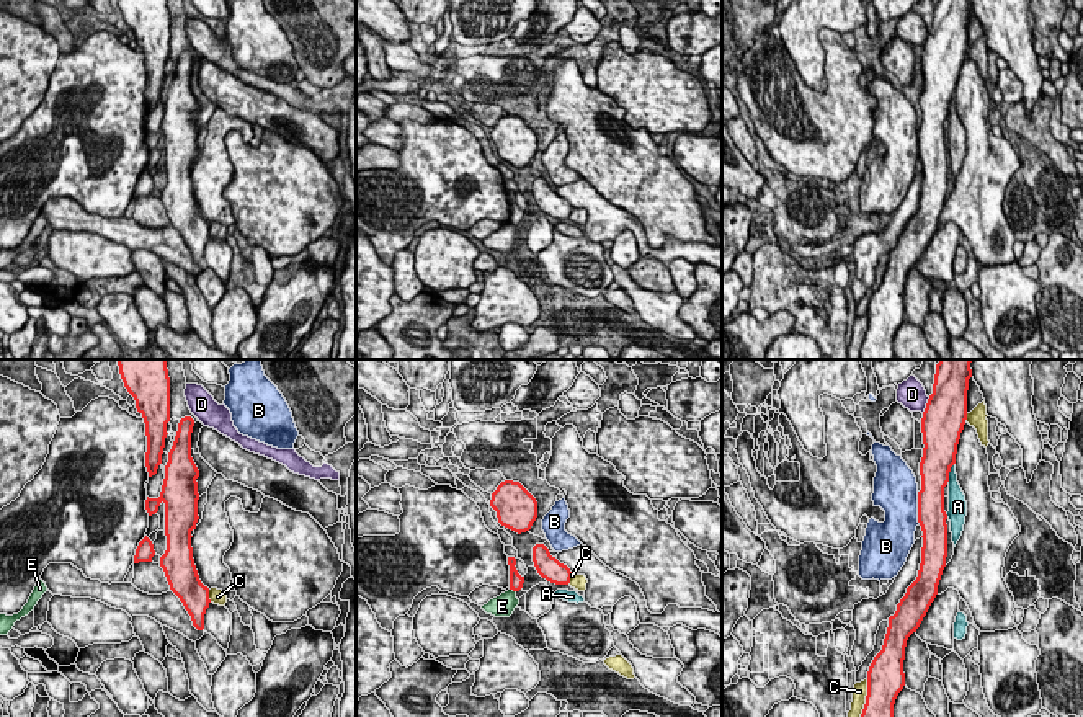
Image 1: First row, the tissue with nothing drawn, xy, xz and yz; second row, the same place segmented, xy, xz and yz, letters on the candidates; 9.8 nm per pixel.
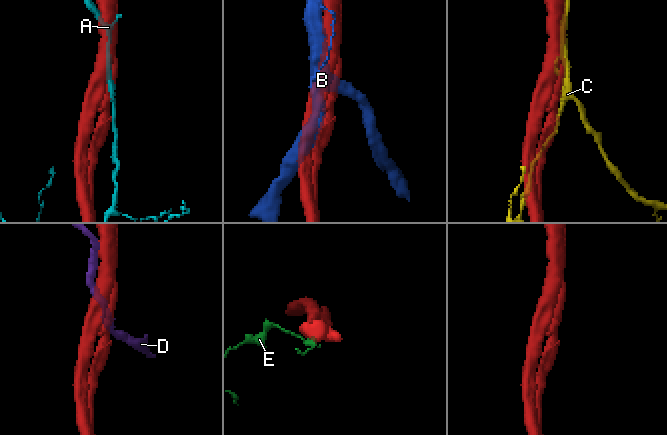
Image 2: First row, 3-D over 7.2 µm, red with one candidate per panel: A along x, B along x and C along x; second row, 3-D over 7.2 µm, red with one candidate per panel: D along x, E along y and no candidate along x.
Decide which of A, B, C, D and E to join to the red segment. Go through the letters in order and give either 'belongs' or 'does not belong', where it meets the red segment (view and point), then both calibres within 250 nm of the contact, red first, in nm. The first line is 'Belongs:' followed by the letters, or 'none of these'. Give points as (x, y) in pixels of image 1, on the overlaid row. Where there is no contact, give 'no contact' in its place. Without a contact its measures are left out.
Belongs: none of these
A: does not belong | yz (948, 474) | 320/160 nm
B: does not belong | yz (918, 508) | 280/400 nm
C: does not belong | yz (866, 698) | 360/140 nm
D: does not belong | yz (927, 405) | 420/280 nm
E: does not belong | xz (513, 590) | 140/220 nm

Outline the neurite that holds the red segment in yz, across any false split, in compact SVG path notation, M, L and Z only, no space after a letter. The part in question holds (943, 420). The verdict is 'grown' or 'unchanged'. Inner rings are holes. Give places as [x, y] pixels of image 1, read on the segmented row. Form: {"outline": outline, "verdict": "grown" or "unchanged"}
{"outline": "M939 359L936 364L933 394L928 399L921 418L923 457L920 462L921 490L918 492L918 523L923 531L921 563L916 580L907 588L889 617L889 627L882 650L874 657L867 671L867 696L861 717L894 717L894 704L905 686L903 660L908 637L916 632L931 603L938 595L938 585L947 557L947 514L944 511L944 487L949 482L951 467L956 464L957 444L967 420L967 390L972 359Z", "verdict": "unchanged"}

